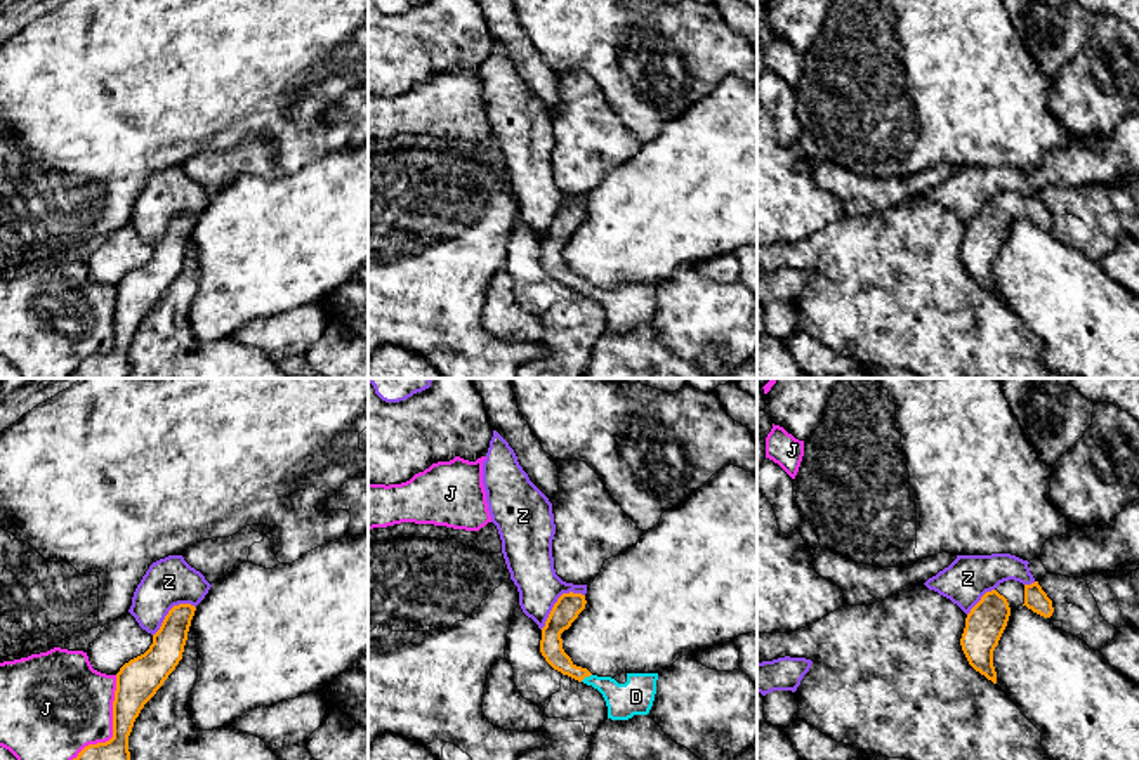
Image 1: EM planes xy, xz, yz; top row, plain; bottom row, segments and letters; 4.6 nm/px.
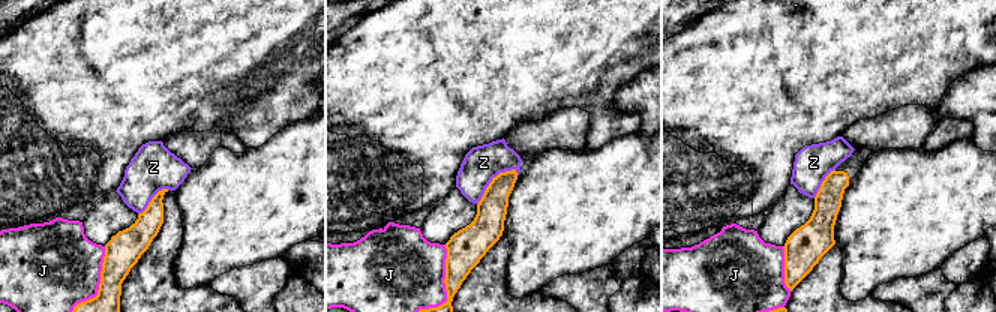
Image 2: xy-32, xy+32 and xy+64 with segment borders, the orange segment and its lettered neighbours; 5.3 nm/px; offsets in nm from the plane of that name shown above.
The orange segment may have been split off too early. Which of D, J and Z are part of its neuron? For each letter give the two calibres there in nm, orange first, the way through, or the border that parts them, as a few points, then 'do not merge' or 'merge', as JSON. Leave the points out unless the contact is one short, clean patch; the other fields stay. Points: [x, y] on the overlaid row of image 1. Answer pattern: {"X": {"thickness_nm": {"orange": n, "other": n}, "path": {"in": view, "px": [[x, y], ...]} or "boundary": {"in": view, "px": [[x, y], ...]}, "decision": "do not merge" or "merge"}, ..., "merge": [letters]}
{"D": {"thickness_nm": {"orange": 110, "other": 160}, "path": {"in": "xz", "px": [[551, 646], [572, 670], [585, 675], [620, 698], [632, 698]]}, "decision": "merge"}, "J": {"thickness_nm": {"orange": 200, "other": 420}, "decision": "do not merge"}, "Z": {"thickness_nm": {"orange": 120, "other": 220}, "boundary": {"in": "xz", "px": [[584, 594], [565, 592], [540, 628]]}, "decision": "do not merge"}, "merge": ["D"]}

